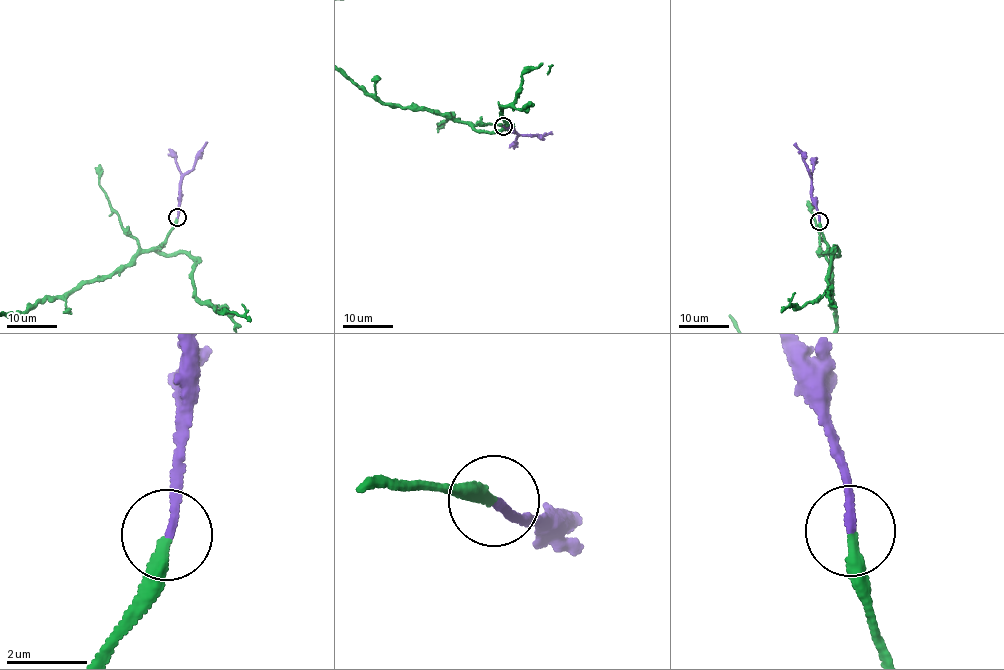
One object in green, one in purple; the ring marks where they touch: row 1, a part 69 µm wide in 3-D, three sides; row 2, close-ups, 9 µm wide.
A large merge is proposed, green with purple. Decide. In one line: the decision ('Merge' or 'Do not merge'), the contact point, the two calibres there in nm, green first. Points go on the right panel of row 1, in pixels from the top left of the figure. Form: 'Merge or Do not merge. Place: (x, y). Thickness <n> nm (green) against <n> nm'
Merge. Place: (819, 221). Thickness 340 nm (green) against 200 nm

